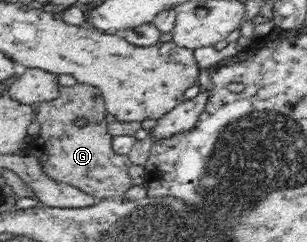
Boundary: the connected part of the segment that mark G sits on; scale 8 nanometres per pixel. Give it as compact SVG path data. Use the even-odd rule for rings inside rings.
M77 82L71 87L60 86L58 96L55 99L43 102L37 106L35 121L41 129L27 145L26 153L35 155L47 178L63 184L71 185L98 201L107 198L122 198L134 186L129 177L129 168L132 166L129 157L125 154L115 153L111 147L113 137L107 133L107 108L100 89L89 84ZM76 118L85 118L85 126L75 125Z

